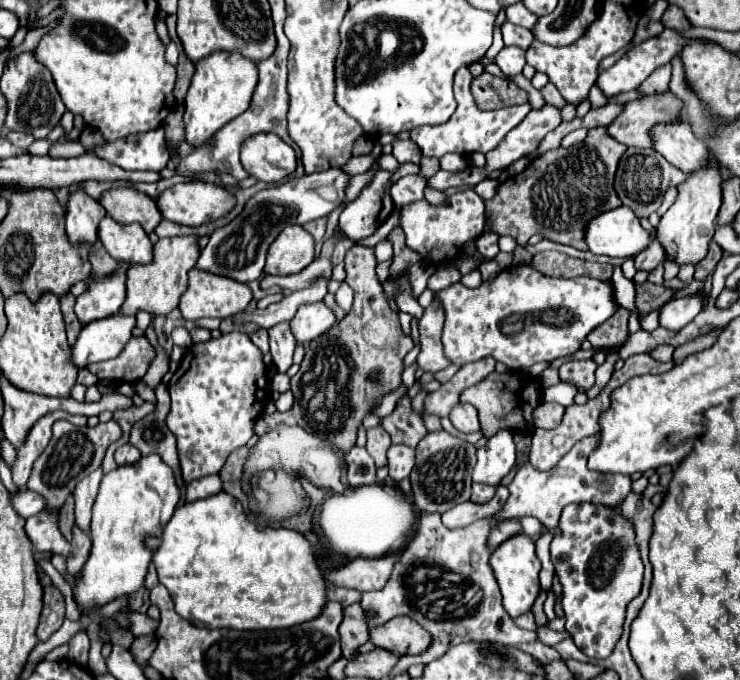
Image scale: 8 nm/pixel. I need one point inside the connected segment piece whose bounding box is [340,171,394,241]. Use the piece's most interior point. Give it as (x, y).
(361, 218)

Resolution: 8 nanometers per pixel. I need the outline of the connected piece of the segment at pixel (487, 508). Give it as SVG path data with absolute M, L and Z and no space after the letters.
M504 485L496 487L496 495L492 501L484 503L484 505L476 505L472 501L464 501L456 507L452 507L452 511L446 511L442 515L442 523L448 529L458 529L458 527L468 527L470 523L484 519L484 517L492 517L496 515L496 511L500 511L500 507L504 507L504 503L508 501L508 489Z

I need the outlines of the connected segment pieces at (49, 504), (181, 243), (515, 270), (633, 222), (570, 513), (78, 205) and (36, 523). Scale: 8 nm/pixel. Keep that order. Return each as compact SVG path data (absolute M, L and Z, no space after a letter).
M56 421L52 429L52 439L48 447L42 451L42 455L36 459L36 465L32 465L32 473L28 477L28 489L42 495L46 501L44 511L60 509L70 493L74 491L76 483L80 483L86 475L90 475L94 469L100 467L104 453L112 441L120 437L120 427L116 421L98 423L96 427L76 427L68 421Z
M174 237L160 239L154 247L154 259L146 265L132 265L126 273L126 299L120 307L120 315L136 315L138 311L148 311L150 315L168 315L178 307L182 293L186 291L188 271L196 265L200 249L196 237Z
M516 265L504 269L492 283L484 281L480 287L468 289L462 283L452 283L448 289L442 289L434 295L434 301L440 299L444 307L446 323L442 333L442 345L446 357L456 365L466 365L478 361L482 357L494 357L496 361L508 365L508 369L528 369L534 363L552 361L556 357L570 355L580 349L580 343L586 335L610 319L618 309L614 301L614 293L608 283L592 279L592 277L576 277L576 279L554 279L538 273L528 265Z
M624 205L598 215L584 227L588 251L608 257L634 257L648 247L648 231L640 227L636 213Z
M574 503L562 511L560 529L562 533L554 535L550 543L550 555L562 583L566 631L584 655L606 659L622 635L626 605L642 587L644 565L634 543L632 523L620 511L592 503Z
M82 187L70 191L66 211L66 233L72 243L94 243L102 217L104 207L100 207L98 199L92 199Z
M58 511L38 513L26 519L24 533L28 535L34 551L52 551L66 559L70 551L70 543L60 535L56 521L58 521Z

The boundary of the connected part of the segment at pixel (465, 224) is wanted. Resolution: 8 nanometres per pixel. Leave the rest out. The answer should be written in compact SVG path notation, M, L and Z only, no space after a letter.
M464 189L450 195L444 205L432 205L426 199L420 199L420 203L408 203L408 207L402 207L400 227L406 233L408 247L422 253L426 263L436 263L450 255L456 257L464 243L482 235L484 201L472 189Z

